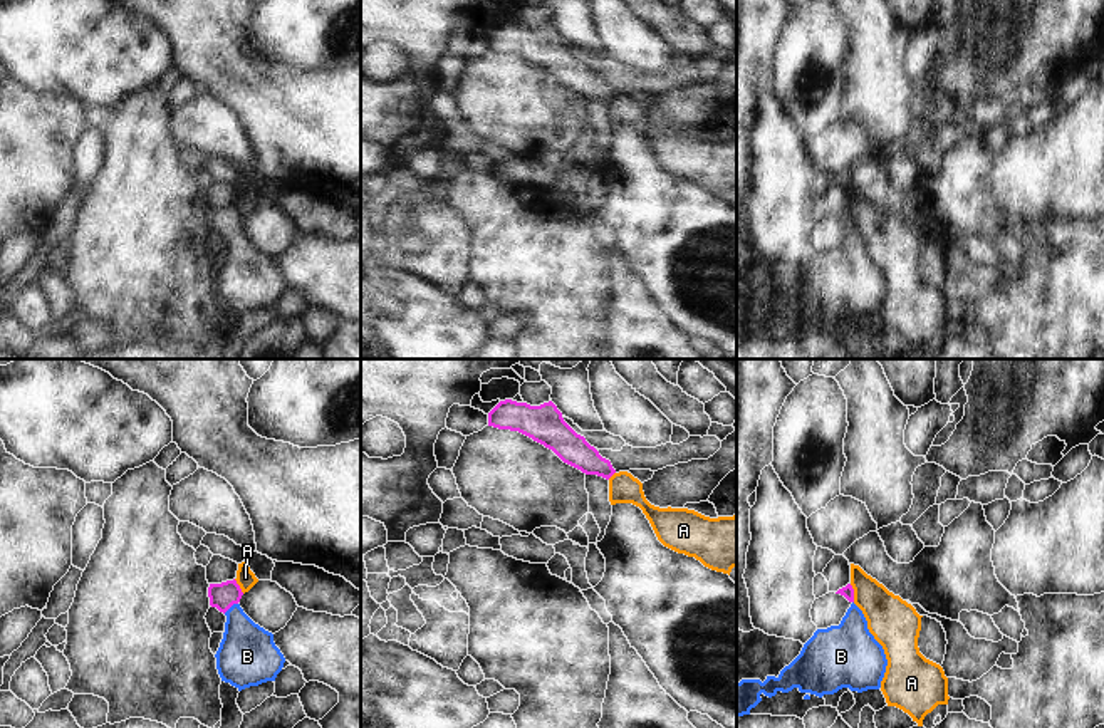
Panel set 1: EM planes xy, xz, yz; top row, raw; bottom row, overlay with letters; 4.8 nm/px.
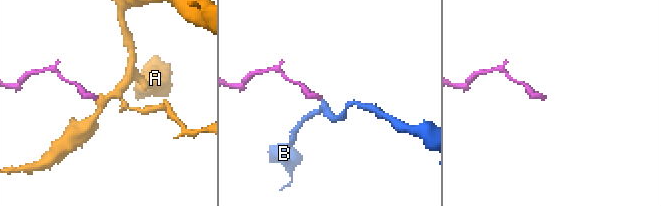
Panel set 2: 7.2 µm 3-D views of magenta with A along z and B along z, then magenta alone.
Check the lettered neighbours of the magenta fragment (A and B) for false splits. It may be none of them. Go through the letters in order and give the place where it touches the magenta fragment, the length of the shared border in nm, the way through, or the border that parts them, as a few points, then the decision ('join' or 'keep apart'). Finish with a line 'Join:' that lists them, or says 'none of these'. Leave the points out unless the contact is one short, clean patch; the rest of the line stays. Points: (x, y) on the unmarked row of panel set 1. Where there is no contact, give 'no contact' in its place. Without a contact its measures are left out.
A: contact yz (853, 217); length 90 nm; border yz (849, 208), (854, 225); keep apart
B: contact xy (230, 230); length 90 nm; way xy (222, 220), (230, 230), (247, 279); join
Join: B

